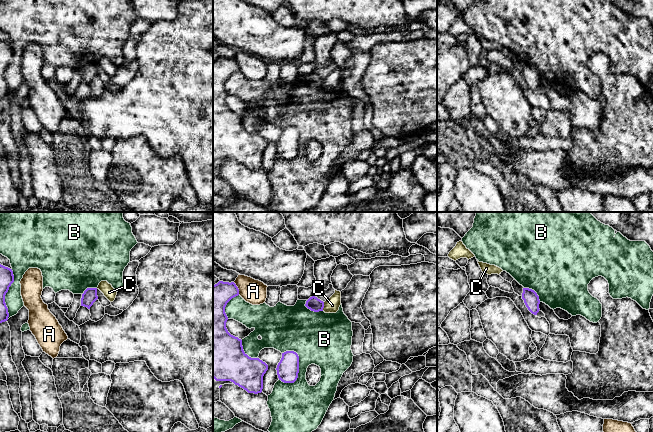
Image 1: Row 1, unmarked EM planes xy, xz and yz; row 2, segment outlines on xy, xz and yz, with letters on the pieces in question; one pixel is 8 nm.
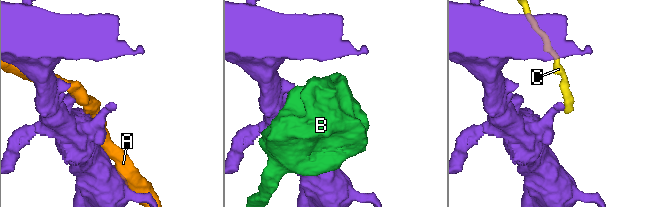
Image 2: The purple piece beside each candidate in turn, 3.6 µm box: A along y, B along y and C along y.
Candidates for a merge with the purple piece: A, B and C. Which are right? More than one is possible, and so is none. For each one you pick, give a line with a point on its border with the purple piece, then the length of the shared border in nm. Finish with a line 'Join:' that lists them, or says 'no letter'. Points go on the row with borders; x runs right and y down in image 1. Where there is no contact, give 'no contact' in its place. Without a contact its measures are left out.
Join: no letter

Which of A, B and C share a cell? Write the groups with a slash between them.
A / B / C

